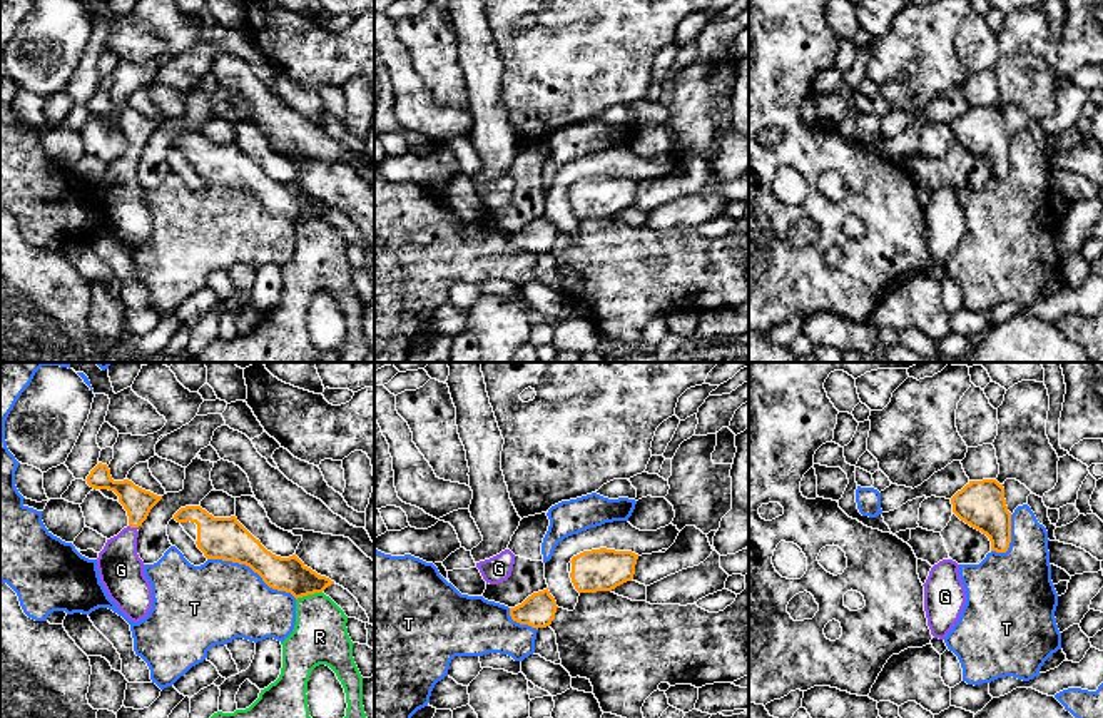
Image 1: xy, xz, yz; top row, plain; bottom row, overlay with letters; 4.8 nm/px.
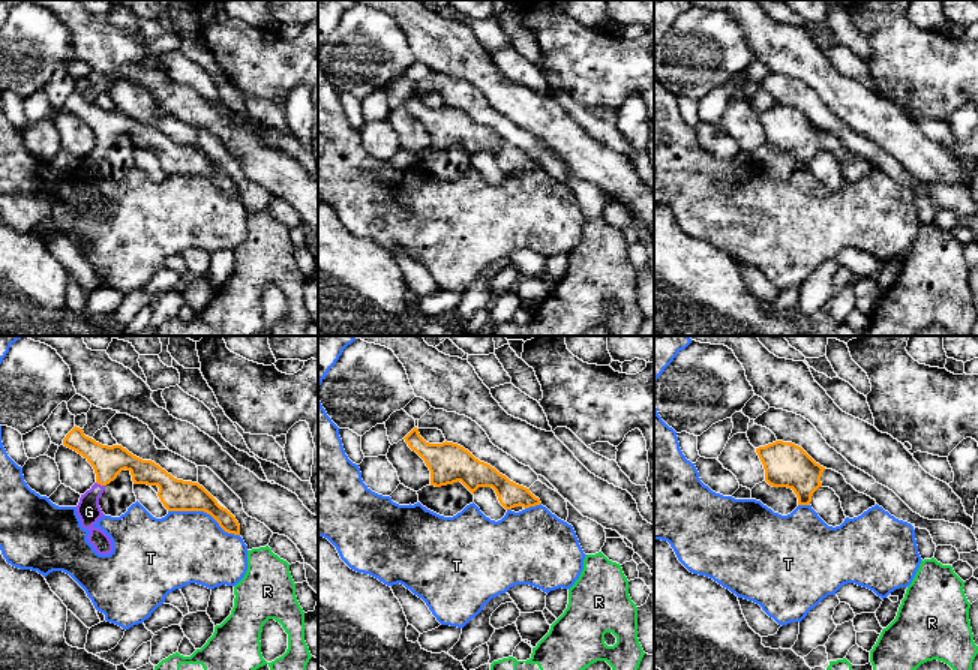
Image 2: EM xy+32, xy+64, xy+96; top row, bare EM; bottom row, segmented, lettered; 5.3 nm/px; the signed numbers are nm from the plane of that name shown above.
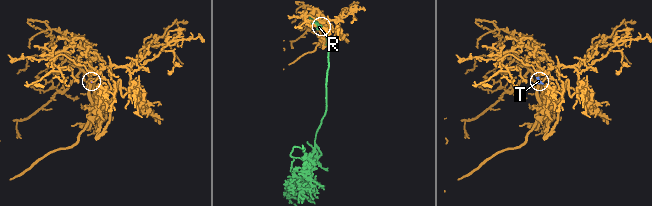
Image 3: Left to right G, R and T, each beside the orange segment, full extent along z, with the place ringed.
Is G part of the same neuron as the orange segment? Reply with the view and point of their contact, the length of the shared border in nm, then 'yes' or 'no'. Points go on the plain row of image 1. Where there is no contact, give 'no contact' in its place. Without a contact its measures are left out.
xy (132, 152) | 40 nm | yes

